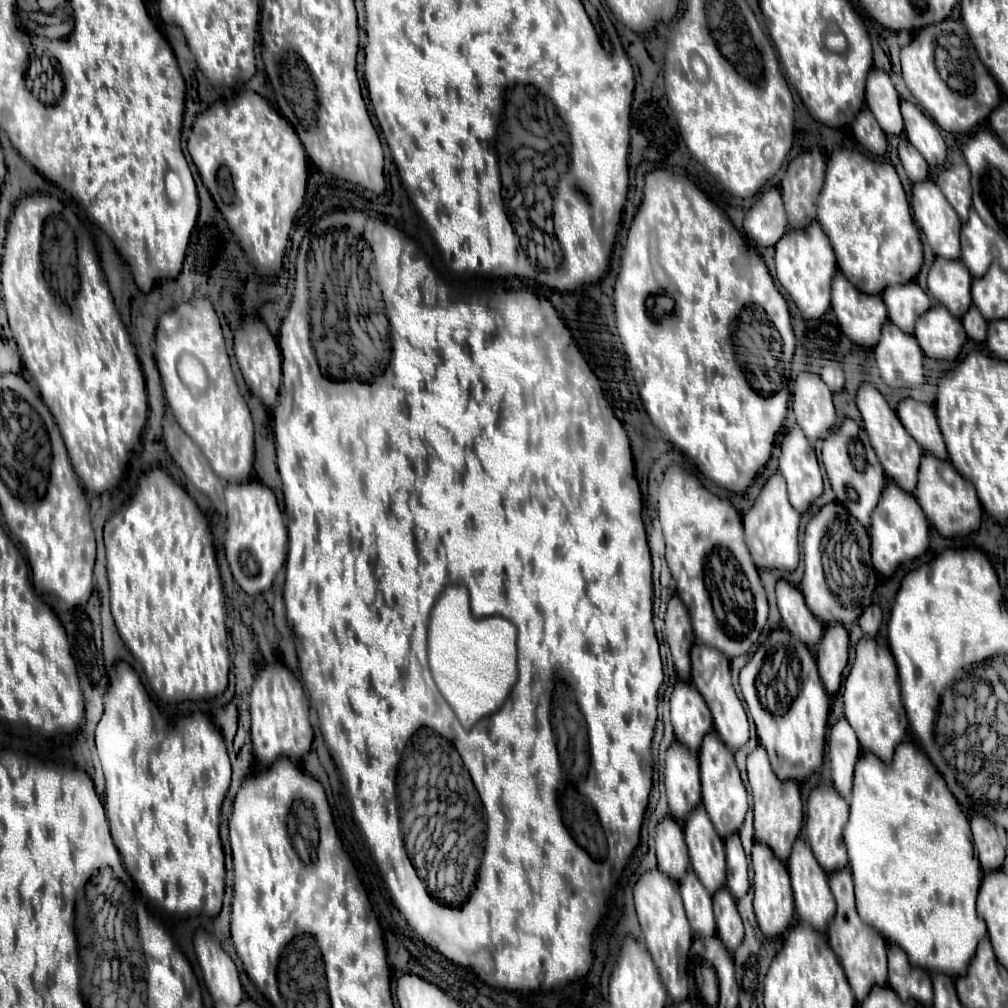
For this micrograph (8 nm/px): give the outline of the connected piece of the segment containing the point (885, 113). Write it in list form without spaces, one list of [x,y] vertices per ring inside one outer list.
[[[872,69],[868,73],[866,103],[886,135],[902,135],[904,121],[900,113],[900,97],[886,71]]]

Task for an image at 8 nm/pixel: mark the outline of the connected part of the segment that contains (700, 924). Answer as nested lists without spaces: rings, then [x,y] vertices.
[[[690,869],[680,881],[680,893],[684,899],[686,917],[690,921],[692,933],[696,937],[710,937],[716,933],[714,913],[712,913],[712,895],[704,889],[696,873]]]

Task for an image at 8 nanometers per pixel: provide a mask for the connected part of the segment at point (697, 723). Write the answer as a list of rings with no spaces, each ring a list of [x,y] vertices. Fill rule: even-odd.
[[[678,679],[670,697],[670,715],[676,739],[690,751],[698,751],[702,737],[712,731],[712,713],[692,683]]]

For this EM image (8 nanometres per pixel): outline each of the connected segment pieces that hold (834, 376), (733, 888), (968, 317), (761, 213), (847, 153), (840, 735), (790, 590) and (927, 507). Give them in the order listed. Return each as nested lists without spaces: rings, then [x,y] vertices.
[[[832,359],[832,361],[826,361],[826,365],[822,367],[820,377],[822,377],[824,383],[830,387],[832,393],[844,389],[844,369],[842,369],[842,363],[838,363],[838,361],[834,361],[834,359]]]
[[[732,833],[732,837],[726,837],[724,845],[726,845],[726,875],[728,875],[726,887],[736,899],[740,899],[748,891],[748,861],[746,861],[746,853],[742,849],[738,833]]]
[[[974,305],[962,317],[962,323],[964,323],[964,329],[966,329],[970,339],[974,339],[974,341],[984,341],[986,339],[986,319],[982,317],[982,313]]]
[[[776,187],[764,191],[758,201],[750,207],[744,219],[744,231],[758,245],[776,245],[776,241],[786,233],[788,219],[784,213],[782,197]]]
[[[834,149],[828,157],[824,185],[816,203],[818,223],[830,237],[840,271],[864,293],[882,293],[888,285],[912,281],[922,265],[922,241],[910,205],[892,163],[876,161],[858,149]]]
[[[842,717],[836,725],[830,729],[830,741],[828,741],[828,757],[832,765],[832,779],[836,789],[842,797],[850,797],[852,793],[852,773],[856,759],[860,757],[862,749],[858,743],[856,733],[852,733],[852,727]]]
[[[780,579],[776,583],[776,597],[778,597],[778,609],[782,615],[782,625],[800,641],[804,641],[810,649],[816,647],[816,643],[822,637],[824,625],[812,617],[812,611],[808,605],[804,605],[804,595],[796,585],[790,585],[788,581]]]
[[[924,453],[918,473],[918,485],[916,485],[916,499],[920,507],[924,509],[930,523],[944,535],[968,535],[970,531],[976,531],[980,527],[982,517],[982,505],[976,495],[974,485],[964,479],[948,461],[940,461],[938,457],[932,457],[932,453]]]

